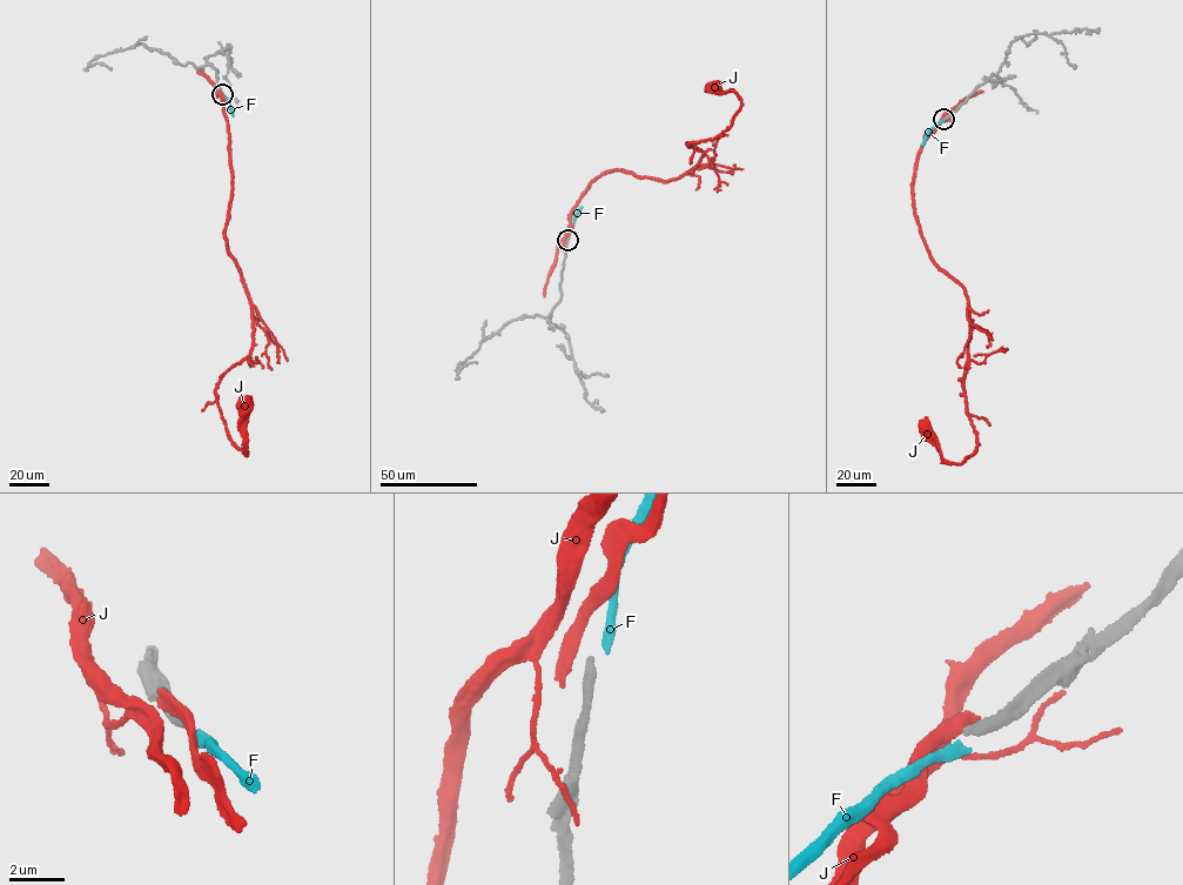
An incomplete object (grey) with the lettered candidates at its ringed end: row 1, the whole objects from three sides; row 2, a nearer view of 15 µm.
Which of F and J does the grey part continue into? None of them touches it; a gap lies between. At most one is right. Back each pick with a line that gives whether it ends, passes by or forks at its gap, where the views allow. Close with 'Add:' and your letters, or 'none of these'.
Add: none of these

